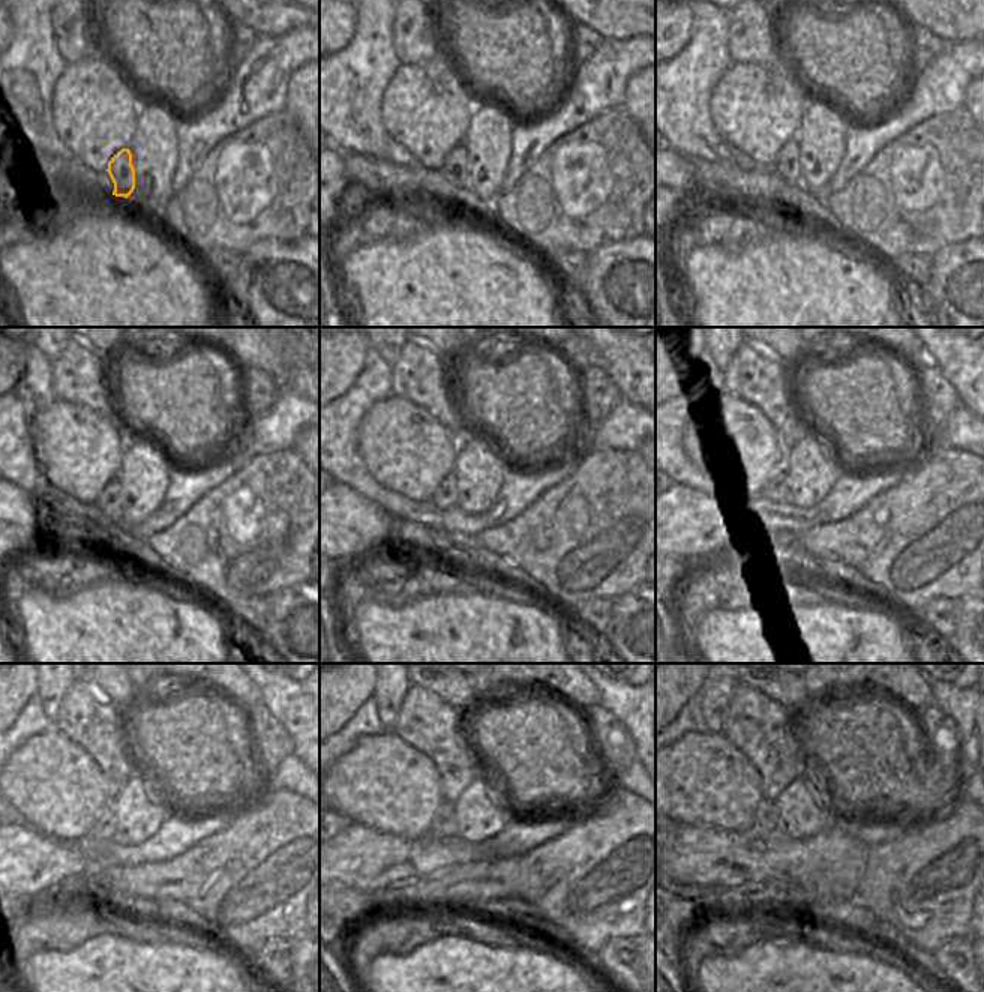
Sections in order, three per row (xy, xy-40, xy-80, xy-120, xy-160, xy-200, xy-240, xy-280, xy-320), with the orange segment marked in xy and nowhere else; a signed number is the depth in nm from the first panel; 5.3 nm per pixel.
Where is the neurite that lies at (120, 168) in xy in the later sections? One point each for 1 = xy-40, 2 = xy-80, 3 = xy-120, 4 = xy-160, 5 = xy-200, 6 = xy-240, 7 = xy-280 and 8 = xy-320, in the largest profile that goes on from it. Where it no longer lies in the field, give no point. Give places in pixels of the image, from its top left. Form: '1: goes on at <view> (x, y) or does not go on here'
1: goes on at xy-40 (455, 168)
2: goes on at xy-80 (788, 165)
3: goes on at xy-120 (110, 502)
4: goes on at xy-160 (444, 497)
5: goes on at xy-200 (777, 491)
6: goes on at xy-240 (105, 824)
7: goes on at xy-280 (444, 821)
8: goes on at xy-320 (765, 815)

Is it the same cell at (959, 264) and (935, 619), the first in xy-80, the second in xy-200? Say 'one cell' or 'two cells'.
two cells

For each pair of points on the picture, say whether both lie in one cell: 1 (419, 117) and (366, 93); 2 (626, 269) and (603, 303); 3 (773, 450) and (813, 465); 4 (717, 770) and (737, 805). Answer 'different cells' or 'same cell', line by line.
1: different cells
2: same cell
3: different cells
4: same cell

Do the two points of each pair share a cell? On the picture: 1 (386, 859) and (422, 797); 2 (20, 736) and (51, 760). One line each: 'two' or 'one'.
1: two
2: two

